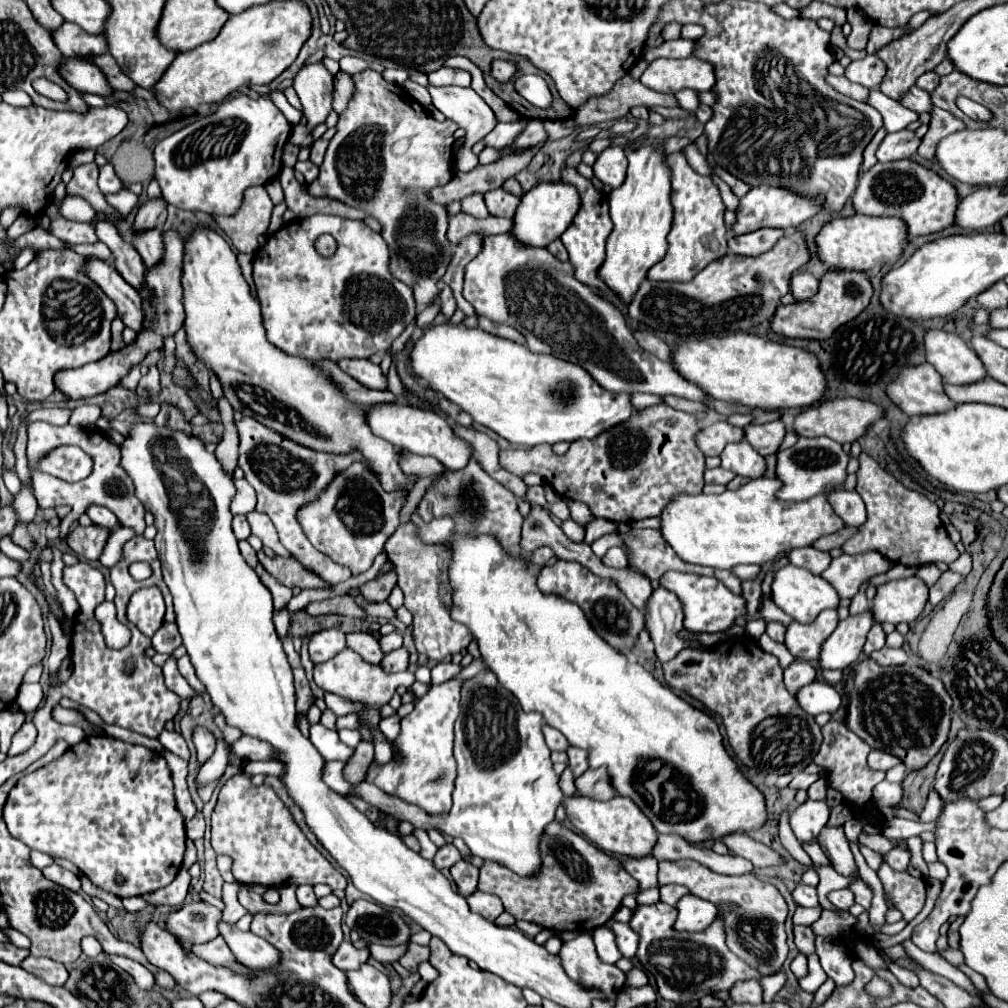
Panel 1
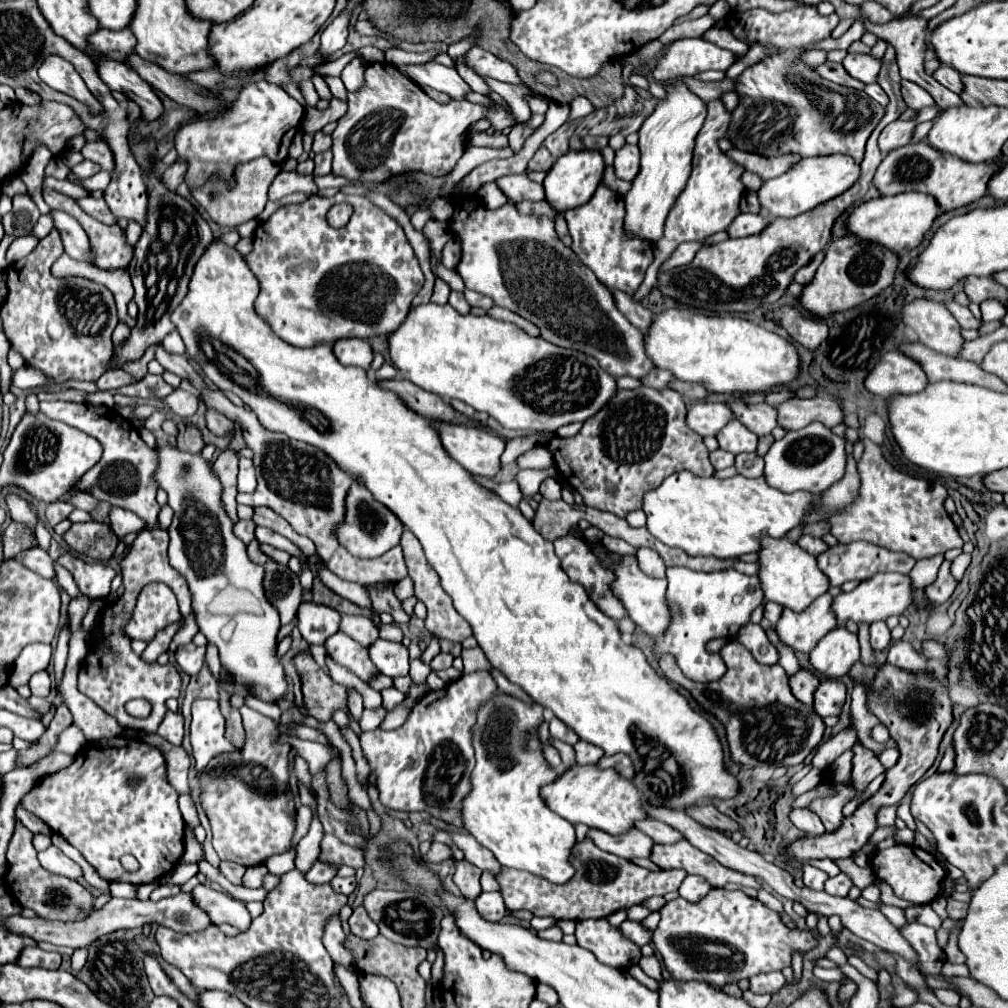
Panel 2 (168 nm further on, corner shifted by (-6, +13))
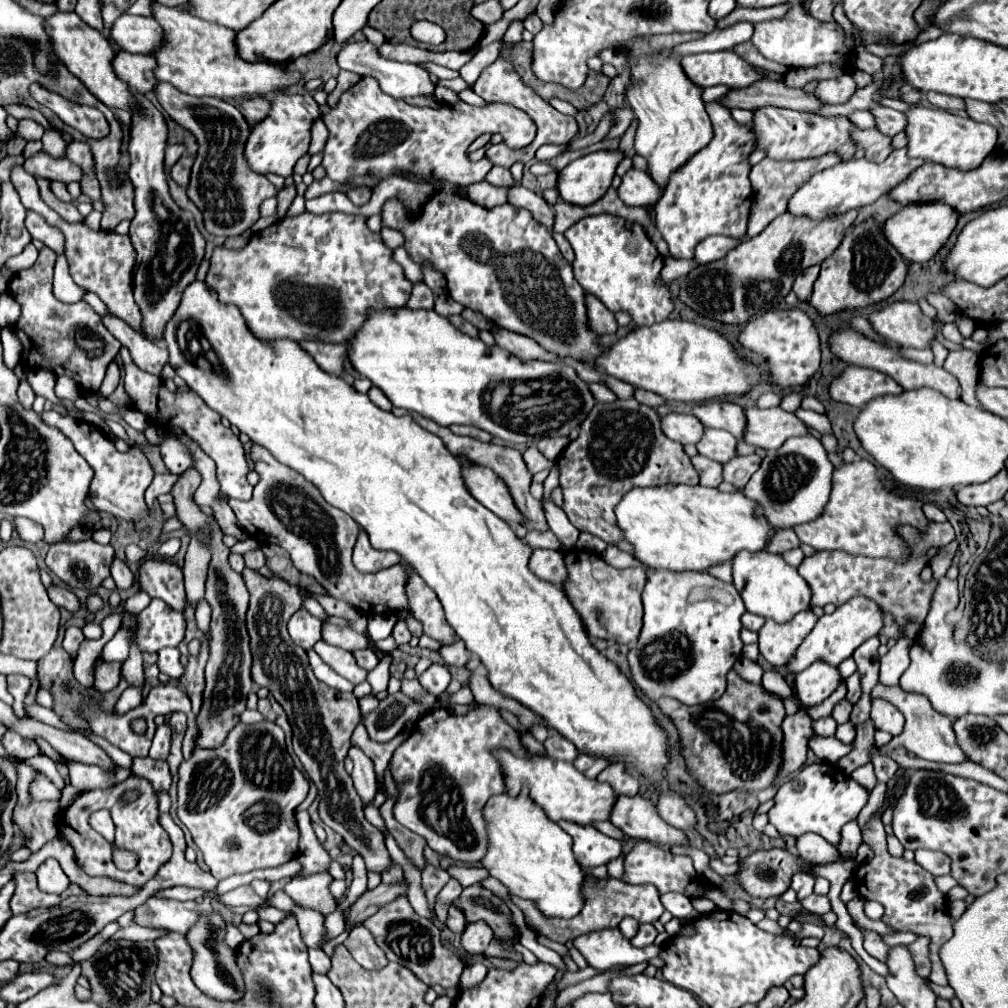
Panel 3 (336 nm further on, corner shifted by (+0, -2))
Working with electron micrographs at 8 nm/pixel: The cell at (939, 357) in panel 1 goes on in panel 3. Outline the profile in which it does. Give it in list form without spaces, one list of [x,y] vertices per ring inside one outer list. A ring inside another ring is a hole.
[[[892,302],[886,308],[872,312],[870,322],[874,330],[888,342],[910,346],[910,348],[930,348],[936,338],[936,324],[922,314],[916,302]]]

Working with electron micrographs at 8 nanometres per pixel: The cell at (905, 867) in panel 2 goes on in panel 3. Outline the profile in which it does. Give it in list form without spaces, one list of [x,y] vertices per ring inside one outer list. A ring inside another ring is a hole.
[[[878,782],[878,786],[870,792],[870,798],[866,806],[858,814],[858,824],[862,828],[864,842],[874,848],[874,858],[870,862],[860,864],[860,868],[854,872],[854,882],[858,888],[858,894],[864,900],[876,900],[884,906],[882,920],[890,924],[892,928],[900,932],[916,932],[920,936],[930,936],[929,948],[932,950],[932,974],[930,982],[946,986],[948,976],[944,972],[942,960],[940,960],[940,948],[952,938],[952,918],[948,916],[948,904],[944,894],[934,884],[934,876],[926,872],[916,862],[906,862],[904,858],[892,858],[886,850],[886,832],[880,816],[876,814],[876,808],[880,808],[880,800],[884,800],[886,784]]]

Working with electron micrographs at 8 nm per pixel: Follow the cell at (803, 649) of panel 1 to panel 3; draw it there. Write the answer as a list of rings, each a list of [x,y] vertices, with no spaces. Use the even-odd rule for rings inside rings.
[[[812,610],[798,612],[790,622],[778,624],[774,620],[766,620],[764,628],[760,628],[758,644],[760,654],[774,666],[784,668],[792,656],[796,654],[796,648],[802,644],[802,640],[808,636],[812,626],[818,622]]]

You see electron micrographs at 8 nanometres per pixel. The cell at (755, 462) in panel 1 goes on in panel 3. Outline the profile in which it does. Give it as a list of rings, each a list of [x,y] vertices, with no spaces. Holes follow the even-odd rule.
[[[706,428],[700,444],[696,446],[698,452],[710,460],[716,460],[720,464],[730,462],[732,458],[736,458],[736,438],[724,430],[714,430],[714,428]]]

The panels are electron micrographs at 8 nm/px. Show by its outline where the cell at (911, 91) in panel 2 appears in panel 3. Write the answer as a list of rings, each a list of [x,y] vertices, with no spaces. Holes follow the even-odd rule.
[[[874,106],[872,108],[872,114],[876,118],[876,126],[882,134],[886,136],[894,136],[902,130],[906,130],[908,126],[908,118],[904,116],[904,112],[898,112],[898,110],[892,110],[892,108],[884,108],[884,106]]]

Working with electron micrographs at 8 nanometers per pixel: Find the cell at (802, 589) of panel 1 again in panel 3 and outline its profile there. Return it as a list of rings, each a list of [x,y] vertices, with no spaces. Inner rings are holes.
[[[740,552],[736,554],[736,560],[732,560],[732,576],[734,586],[740,592],[746,610],[764,618],[774,618],[776,622],[788,622],[798,612],[804,612],[810,608],[812,590],[800,578],[798,570],[784,562],[780,554],[772,552]]]

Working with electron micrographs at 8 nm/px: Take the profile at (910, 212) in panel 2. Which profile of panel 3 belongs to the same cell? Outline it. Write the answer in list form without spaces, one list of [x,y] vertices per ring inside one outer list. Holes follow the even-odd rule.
[[[910,204],[882,222],[880,232],[906,262],[928,262],[948,240],[950,232],[956,226],[956,220],[958,214],[954,214],[952,208],[948,208],[946,204]]]

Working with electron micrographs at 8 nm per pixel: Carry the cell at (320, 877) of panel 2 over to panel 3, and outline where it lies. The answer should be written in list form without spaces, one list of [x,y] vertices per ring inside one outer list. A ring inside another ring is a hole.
[[[298,812],[296,822],[300,828],[300,844],[298,844],[298,862],[302,864],[302,870],[296,876],[312,876],[318,872],[328,872],[332,858],[328,852],[322,848],[318,842],[312,826],[310,826],[310,816],[308,812]]]

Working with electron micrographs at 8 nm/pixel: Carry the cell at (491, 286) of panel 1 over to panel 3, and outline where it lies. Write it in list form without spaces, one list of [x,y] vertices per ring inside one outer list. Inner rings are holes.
[[[436,192],[430,202],[424,204],[420,216],[416,216],[414,220],[408,218],[408,212],[402,202],[388,200],[382,206],[382,222],[384,226],[396,228],[406,236],[404,248],[408,250],[414,262],[420,264],[422,260],[430,260],[446,276],[448,294],[462,306],[484,312],[484,316],[488,316],[488,320],[492,320],[500,328],[530,336],[542,348],[554,352],[558,358],[572,358],[578,362],[594,364],[594,360],[602,356],[604,348],[598,344],[600,334],[588,326],[588,312],[584,300],[586,292],[576,282],[572,266],[562,258],[556,242],[552,240],[552,234],[542,224],[538,224],[526,210],[514,208],[510,204],[502,204],[488,210],[460,194]]]

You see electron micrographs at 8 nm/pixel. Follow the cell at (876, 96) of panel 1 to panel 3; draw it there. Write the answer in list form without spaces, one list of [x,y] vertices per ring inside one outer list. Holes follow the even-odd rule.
[[[862,110],[862,112],[854,112],[854,114],[850,114],[850,120],[852,120],[852,124],[856,124],[858,128],[876,128],[876,124],[874,124],[874,116],[872,116],[872,112],[870,110]]]

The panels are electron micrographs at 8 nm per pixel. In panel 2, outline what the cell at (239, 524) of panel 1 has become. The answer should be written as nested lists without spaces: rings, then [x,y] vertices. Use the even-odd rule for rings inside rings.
[[[238,521],[234,525],[234,535],[248,545],[254,539],[254,527],[256,527],[254,521]]]

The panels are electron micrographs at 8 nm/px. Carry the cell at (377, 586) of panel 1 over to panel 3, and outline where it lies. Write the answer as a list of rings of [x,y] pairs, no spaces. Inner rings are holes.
[[[398,620],[398,622],[396,622],[396,626],[394,626],[394,630],[392,630],[392,638],[394,638],[398,644],[406,644],[406,642],[410,642],[412,634],[408,632],[404,620]]]

